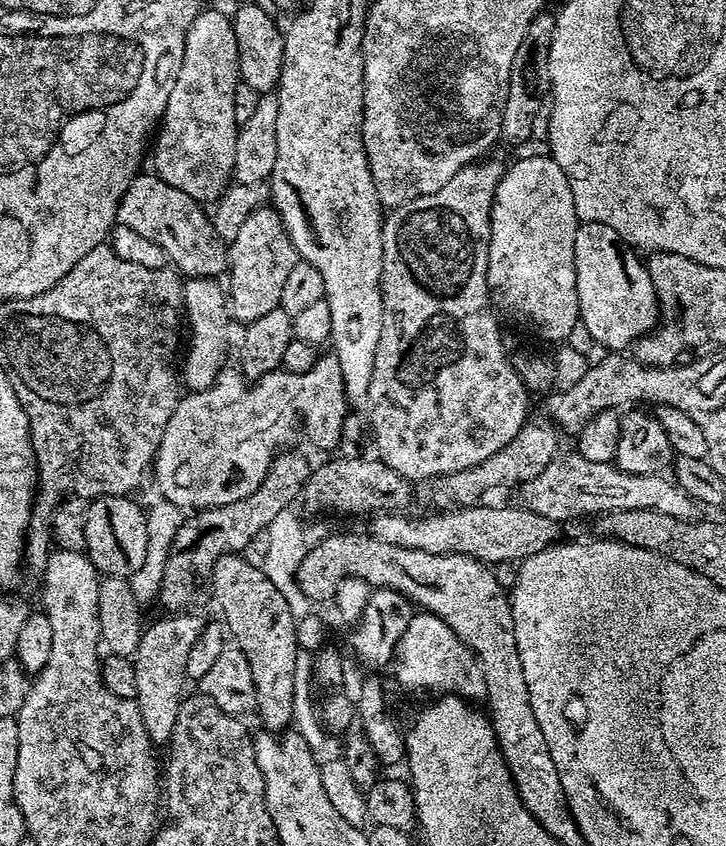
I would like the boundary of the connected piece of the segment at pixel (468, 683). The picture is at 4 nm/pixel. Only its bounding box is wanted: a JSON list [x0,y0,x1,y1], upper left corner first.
[396,614,484,698]

